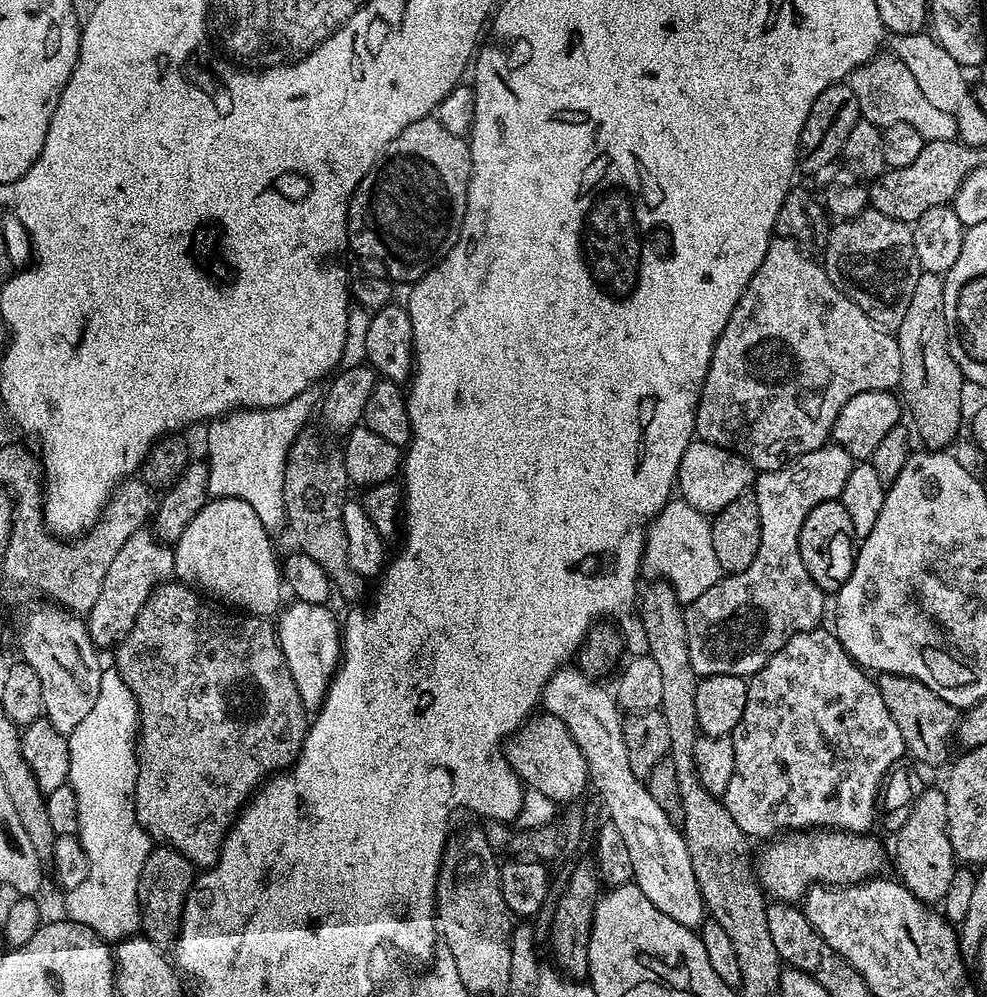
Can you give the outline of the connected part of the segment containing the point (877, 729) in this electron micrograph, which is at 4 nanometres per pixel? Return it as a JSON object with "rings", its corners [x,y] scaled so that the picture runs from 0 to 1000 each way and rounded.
{"rings":[[[828,628],[821,634],[807,634],[797,644],[796,648],[792,648],[792,652],[788,652],[776,664],[776,668],[772,668],[772,672],[768,672],[762,678],[757,679],[758,691],[756,692],[756,712],[752,712],[752,720],[748,724],[748,728],[742,733],[742,747],[744,748],[744,776],[740,776],[740,788],[736,788],[733,796],[734,807],[740,816],[740,820],[744,820],[744,824],[748,824],[748,832],[752,832],[754,838],[759,841],[765,839],[778,839],[774,841],[782,841],[787,837],[797,836],[799,832],[846,832],[848,835],[870,835],[872,837],[879,837],[884,834],[883,825],[889,825],[890,822],[890,791],[895,787],[897,778],[904,773],[909,764],[917,761],[918,751],[914,744],[914,735],[910,732],[910,727],[906,724],[905,718],[902,717],[902,712],[898,712],[898,704],[894,704],[894,696],[890,692],[888,682],[876,671],[872,670],[867,663],[861,660],[861,656],[851,646],[851,641],[847,638],[846,633],[839,632],[834,634],[834,629]]]}

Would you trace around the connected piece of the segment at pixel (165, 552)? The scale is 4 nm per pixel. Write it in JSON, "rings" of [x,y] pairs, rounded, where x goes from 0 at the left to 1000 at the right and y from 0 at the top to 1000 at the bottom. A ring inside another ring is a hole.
{"rings":[[[142,529],[128,545],[124,552],[116,556],[116,564],[111,564],[111,572],[107,572],[107,580],[103,580],[103,592],[99,596],[99,604],[87,616],[91,640],[98,651],[112,651],[126,641],[126,637],[136,628],[144,608],[152,600],[152,596],[161,586],[175,581],[176,553],[171,547],[163,546],[149,529]]]}

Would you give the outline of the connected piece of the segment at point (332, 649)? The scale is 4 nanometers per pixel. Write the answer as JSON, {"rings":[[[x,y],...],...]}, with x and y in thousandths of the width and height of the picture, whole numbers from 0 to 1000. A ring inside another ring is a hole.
{"rings":[[[299,601],[291,605],[280,620],[281,638],[283,648],[287,654],[288,666],[294,672],[294,678],[298,682],[299,691],[309,713],[319,714],[324,710],[328,698],[332,694],[332,685],[339,677],[343,669],[347,657],[347,632],[343,621],[335,614],[335,609],[326,606],[308,604],[308,610],[304,610],[304,602]],[[296,614],[304,614],[304,622],[296,622]],[[308,626],[308,630],[304,630]],[[308,634],[308,642],[300,642],[300,638]]]}

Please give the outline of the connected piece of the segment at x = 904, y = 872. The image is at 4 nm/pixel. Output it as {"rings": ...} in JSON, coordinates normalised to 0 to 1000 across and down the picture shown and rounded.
{"rings":[[[951,789],[929,793],[928,802],[920,814],[918,824],[907,836],[908,871],[910,882],[934,906],[948,909],[964,891],[964,882],[970,877],[971,864],[965,855],[958,824],[958,800]]]}

